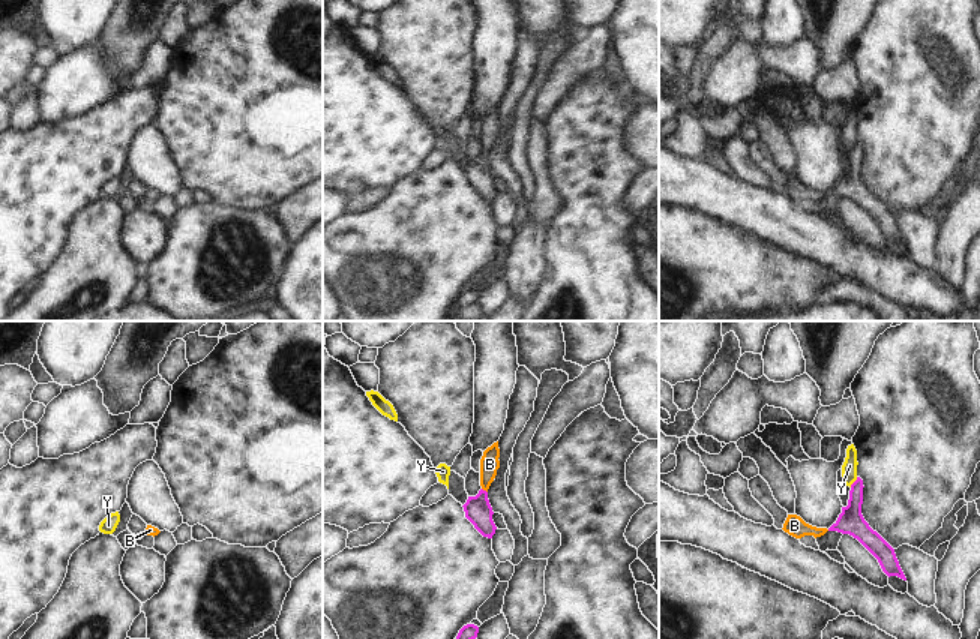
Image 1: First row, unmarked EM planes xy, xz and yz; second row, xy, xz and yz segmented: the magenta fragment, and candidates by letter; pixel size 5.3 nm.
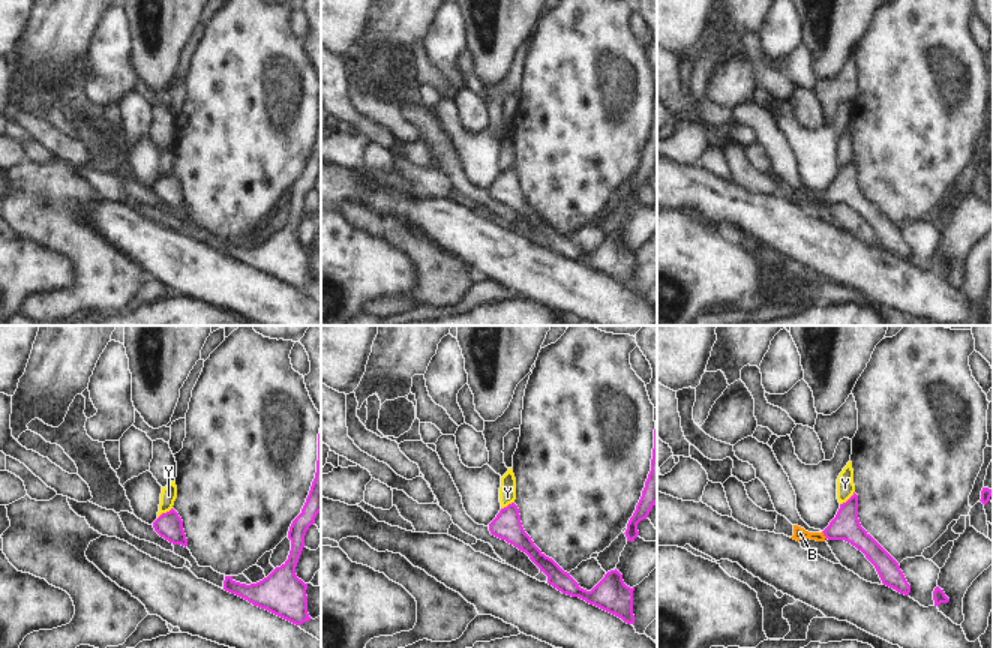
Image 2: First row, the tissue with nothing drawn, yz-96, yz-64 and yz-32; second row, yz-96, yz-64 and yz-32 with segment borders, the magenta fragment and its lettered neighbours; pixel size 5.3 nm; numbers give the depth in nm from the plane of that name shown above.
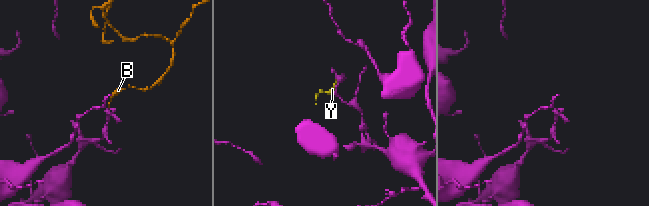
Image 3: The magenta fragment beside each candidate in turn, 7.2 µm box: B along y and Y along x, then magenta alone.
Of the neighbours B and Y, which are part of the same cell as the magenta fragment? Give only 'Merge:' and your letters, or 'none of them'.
Merge: B

